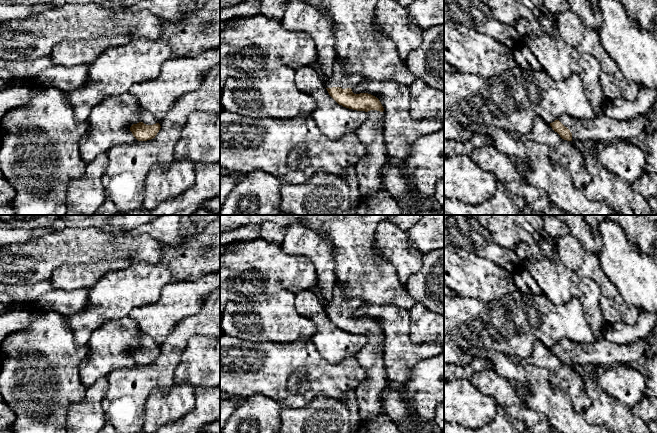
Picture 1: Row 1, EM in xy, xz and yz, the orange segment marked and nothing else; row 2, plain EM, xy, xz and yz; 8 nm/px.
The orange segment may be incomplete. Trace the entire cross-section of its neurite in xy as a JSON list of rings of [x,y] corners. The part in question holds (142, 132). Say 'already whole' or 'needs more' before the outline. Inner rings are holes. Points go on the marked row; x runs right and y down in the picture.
needs more | [[[142,111],[140,113],[140,122],[133,124],[130,131],[138,141],[147,141],[155,138],[160,128],[160,121],[151,113]]]

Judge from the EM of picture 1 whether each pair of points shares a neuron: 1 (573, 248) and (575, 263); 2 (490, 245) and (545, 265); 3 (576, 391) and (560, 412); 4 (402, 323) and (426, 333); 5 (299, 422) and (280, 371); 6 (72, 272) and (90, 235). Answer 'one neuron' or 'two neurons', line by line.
1: one neuron
2: two neurons
3: two neurons
4: two neurons
5: two neurons
6: two neurons

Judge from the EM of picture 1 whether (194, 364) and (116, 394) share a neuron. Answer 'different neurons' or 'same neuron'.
different neurons

